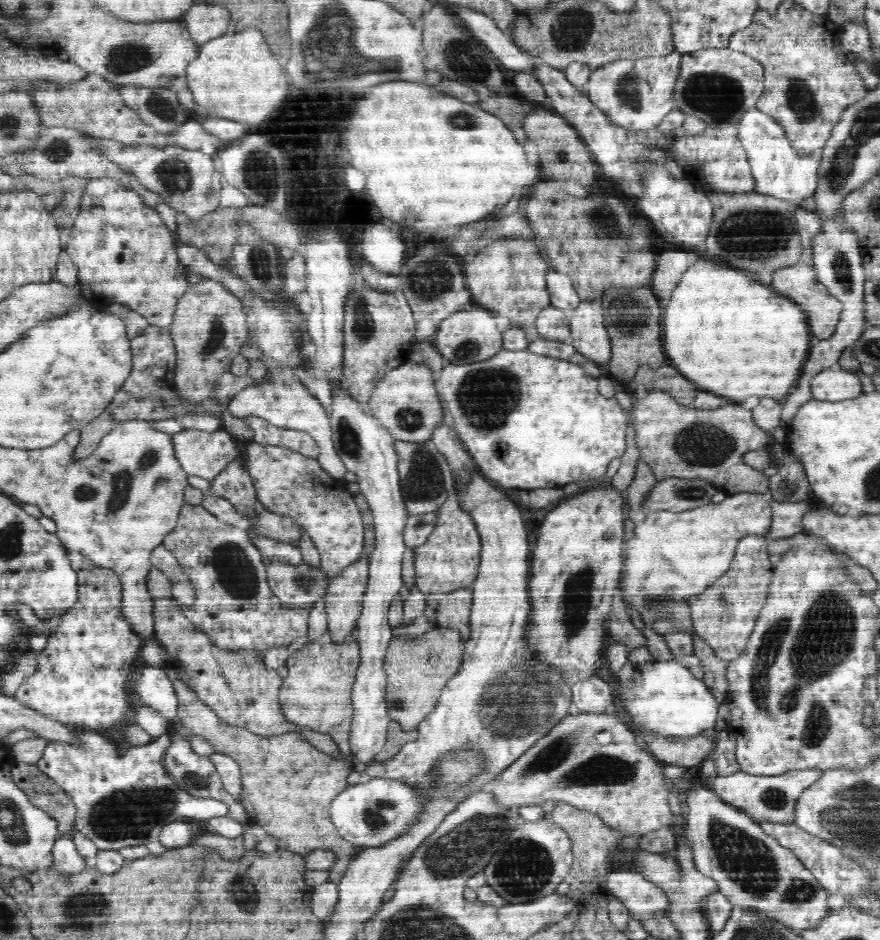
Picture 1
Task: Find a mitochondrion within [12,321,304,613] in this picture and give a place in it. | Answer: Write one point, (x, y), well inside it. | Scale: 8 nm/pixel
(233, 569)

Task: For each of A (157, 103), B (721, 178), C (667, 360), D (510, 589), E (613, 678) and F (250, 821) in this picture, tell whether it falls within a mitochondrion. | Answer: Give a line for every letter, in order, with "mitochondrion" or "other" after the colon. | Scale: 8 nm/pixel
A: mitochondrion
B: other
C: other
D: other
E: other
F: other

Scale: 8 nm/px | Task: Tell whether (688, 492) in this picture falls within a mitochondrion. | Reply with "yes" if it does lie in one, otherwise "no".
yes

